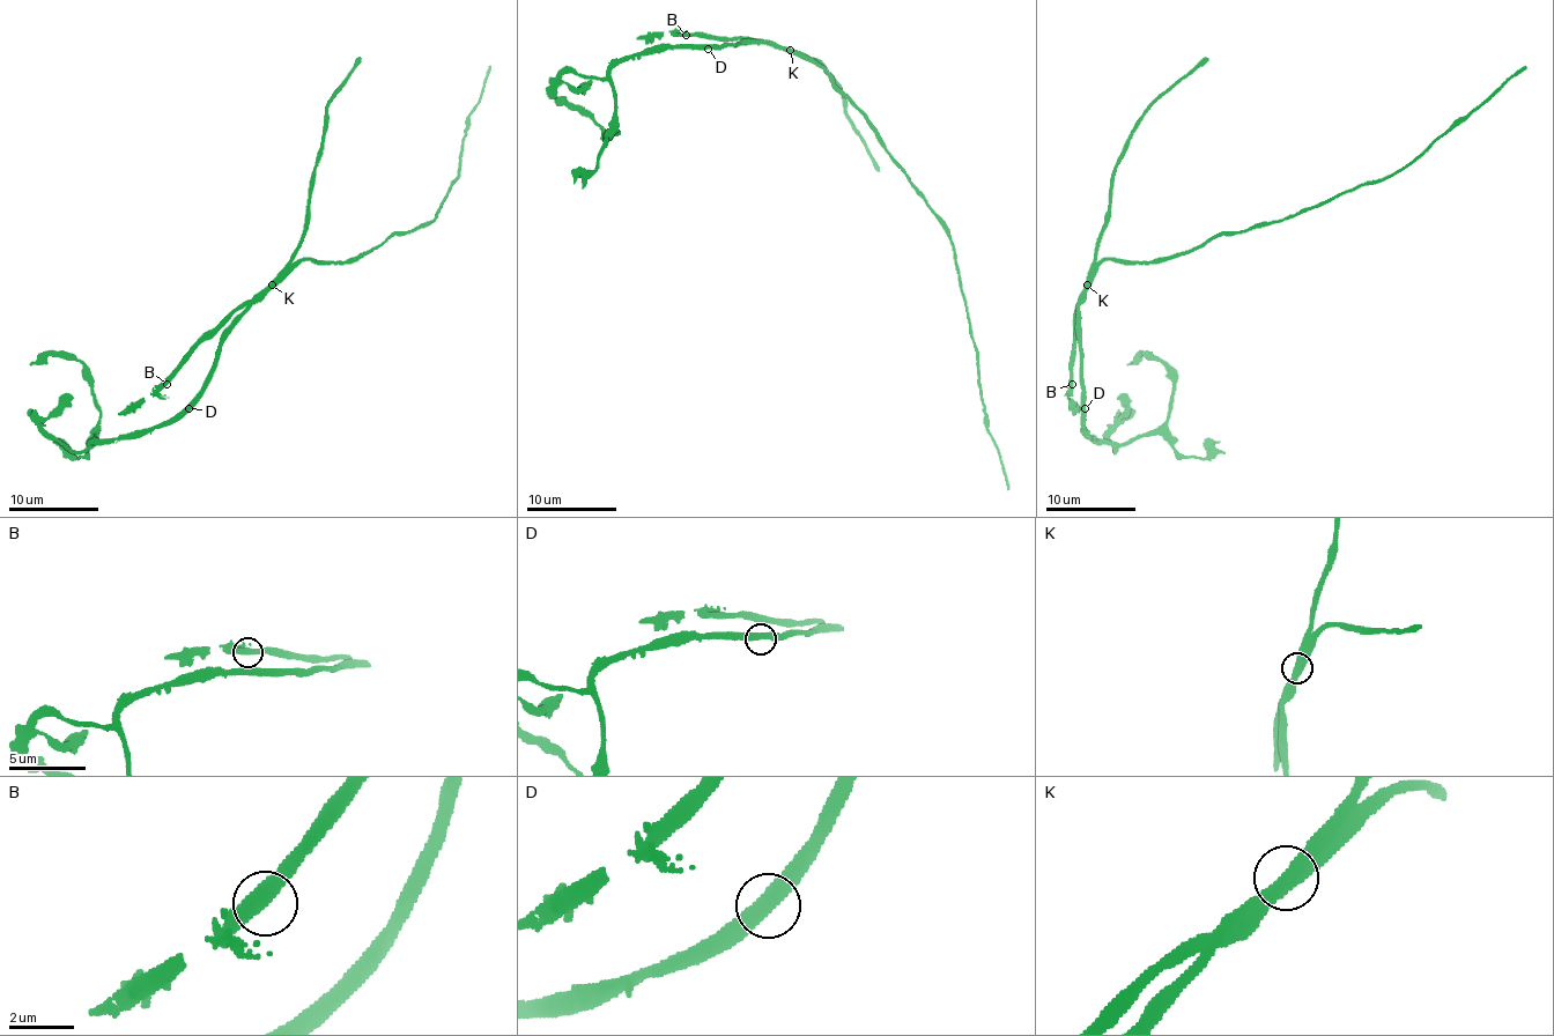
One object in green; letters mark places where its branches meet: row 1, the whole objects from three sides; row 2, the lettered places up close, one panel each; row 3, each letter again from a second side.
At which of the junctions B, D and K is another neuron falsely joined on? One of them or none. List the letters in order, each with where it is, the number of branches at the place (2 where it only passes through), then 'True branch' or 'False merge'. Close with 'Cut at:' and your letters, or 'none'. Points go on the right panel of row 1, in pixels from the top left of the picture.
B: Place: (1072, 384). Branches: 2. True branch
D: Place: (1085, 408). Branches: 2. True branch
K: Place: (1087, 285). Branches: 2. False merge
Cut at: K

